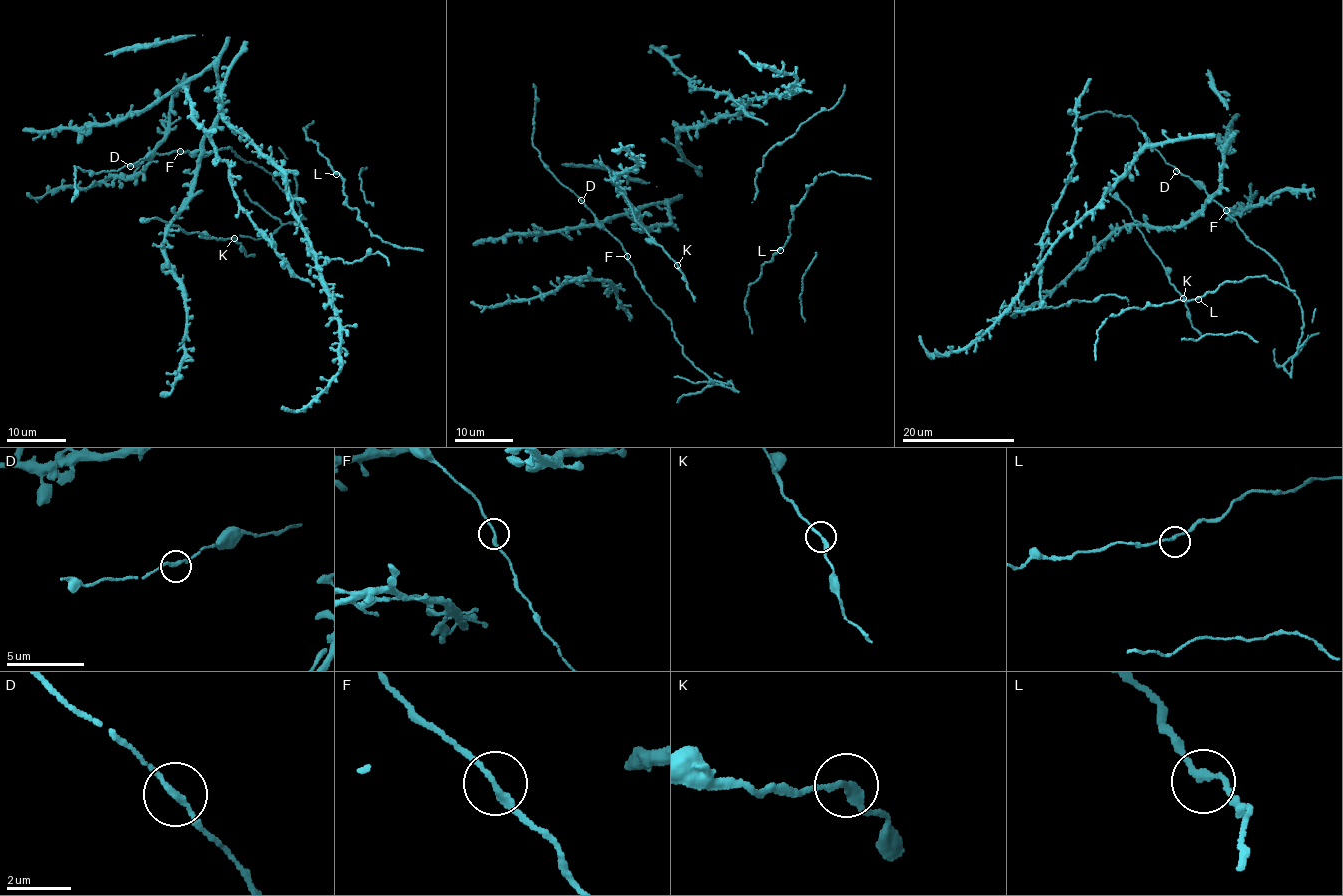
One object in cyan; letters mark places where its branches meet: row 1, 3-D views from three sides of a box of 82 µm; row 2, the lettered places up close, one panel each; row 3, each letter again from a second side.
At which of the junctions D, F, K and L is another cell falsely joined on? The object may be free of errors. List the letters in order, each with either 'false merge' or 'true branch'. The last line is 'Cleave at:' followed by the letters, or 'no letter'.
D: true branch
F: true branch
K: true branch
L: true branch
Cleave at: no letter

